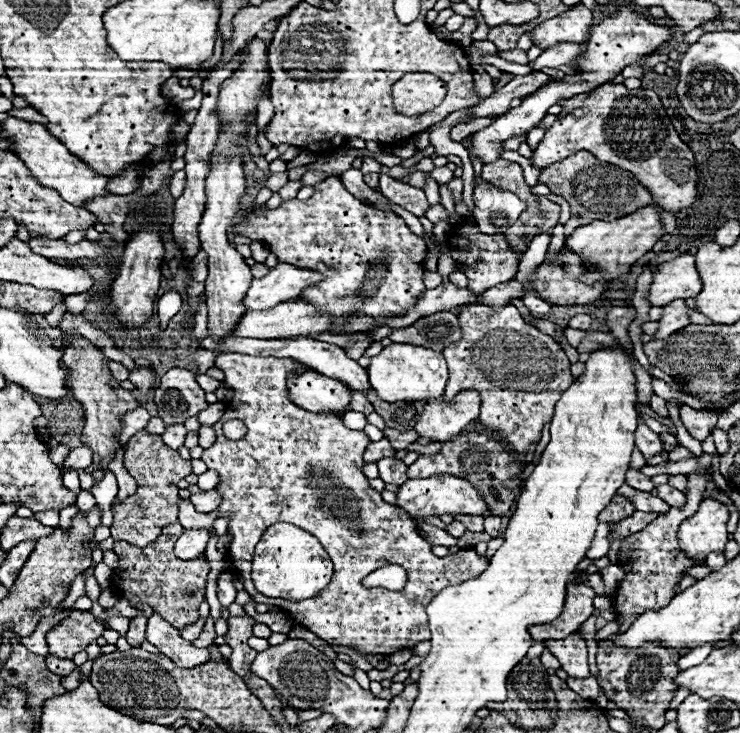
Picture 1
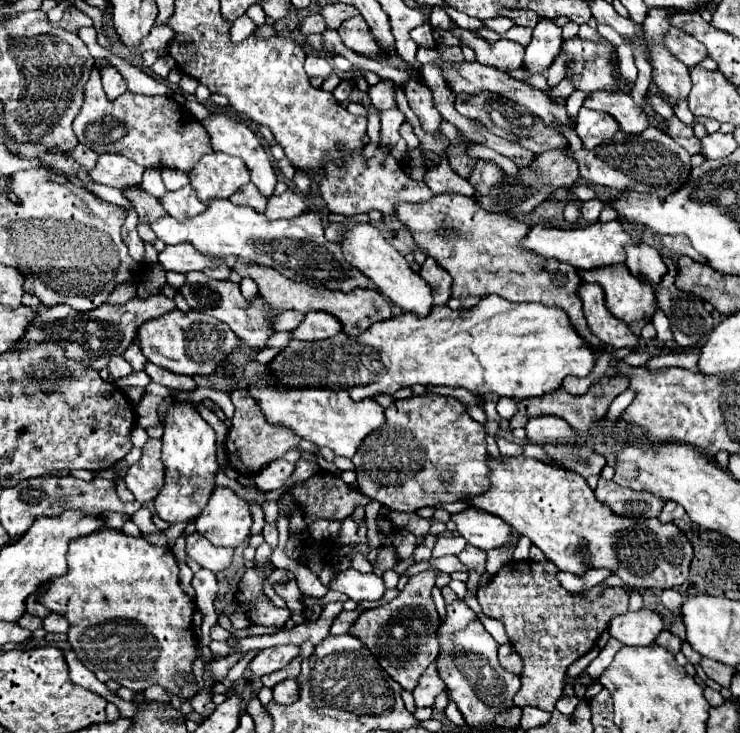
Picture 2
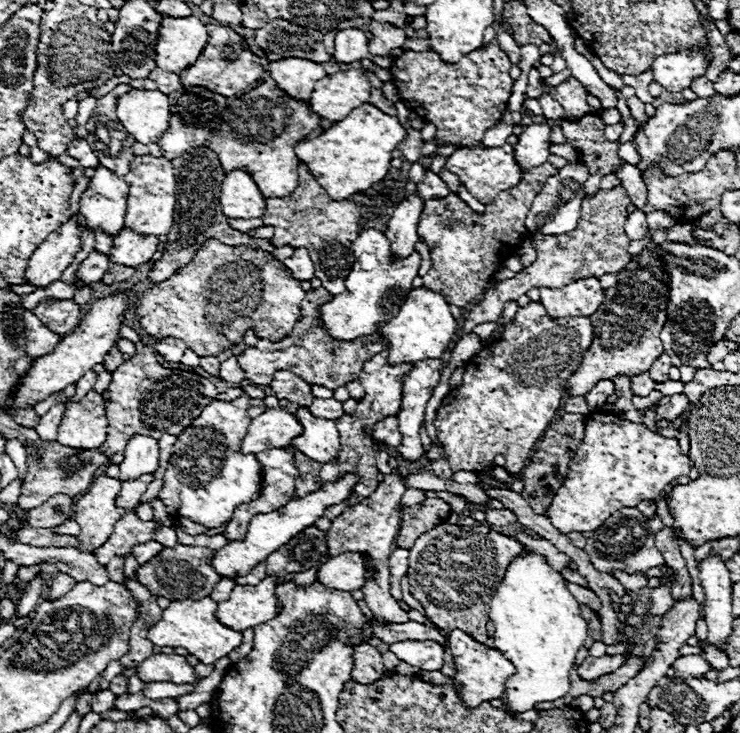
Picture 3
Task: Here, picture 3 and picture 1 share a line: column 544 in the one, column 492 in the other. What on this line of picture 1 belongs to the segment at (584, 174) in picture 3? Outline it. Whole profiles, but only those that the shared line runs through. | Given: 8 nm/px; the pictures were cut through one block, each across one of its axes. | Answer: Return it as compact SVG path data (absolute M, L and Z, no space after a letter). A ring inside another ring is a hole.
M474 176L474 220L480 232L504 234L508 230L508 224L514 224L524 210L526 210L526 202L520 200L516 194L482 180L482 176Z

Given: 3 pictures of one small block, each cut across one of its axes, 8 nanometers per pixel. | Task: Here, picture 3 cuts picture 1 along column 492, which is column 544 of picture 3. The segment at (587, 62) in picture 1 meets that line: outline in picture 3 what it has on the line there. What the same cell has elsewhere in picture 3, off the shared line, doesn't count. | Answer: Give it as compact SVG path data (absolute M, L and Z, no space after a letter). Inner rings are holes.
M530 124L518 136L516 158L520 160L520 168L532 168L540 162L546 162L548 148L550 148L550 126L544 124Z

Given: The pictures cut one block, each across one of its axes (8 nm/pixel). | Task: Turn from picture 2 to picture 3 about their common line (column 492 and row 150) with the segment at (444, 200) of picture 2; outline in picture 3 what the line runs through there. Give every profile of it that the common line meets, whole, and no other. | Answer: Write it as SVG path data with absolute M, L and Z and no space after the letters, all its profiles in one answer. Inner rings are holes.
M268 76L258 88L230 100L228 108L224 110L222 130L210 138L208 148L218 154L224 172L230 172L232 168L244 168L256 180L264 198L282 198L294 192L298 186L300 160L294 152L294 146L318 126L320 116L310 112L306 102L300 102L280 90Z

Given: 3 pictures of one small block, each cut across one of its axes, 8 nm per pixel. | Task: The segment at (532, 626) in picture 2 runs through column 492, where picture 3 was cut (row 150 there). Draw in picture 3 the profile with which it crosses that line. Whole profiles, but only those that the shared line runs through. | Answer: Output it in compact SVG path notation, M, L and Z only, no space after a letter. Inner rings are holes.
M596 114L582 116L580 120L562 120L566 142L578 152L578 160L588 168L588 180L584 184L586 196L594 196L600 190L600 180L626 164L618 156L618 142L604 138L604 128L604 120Z

